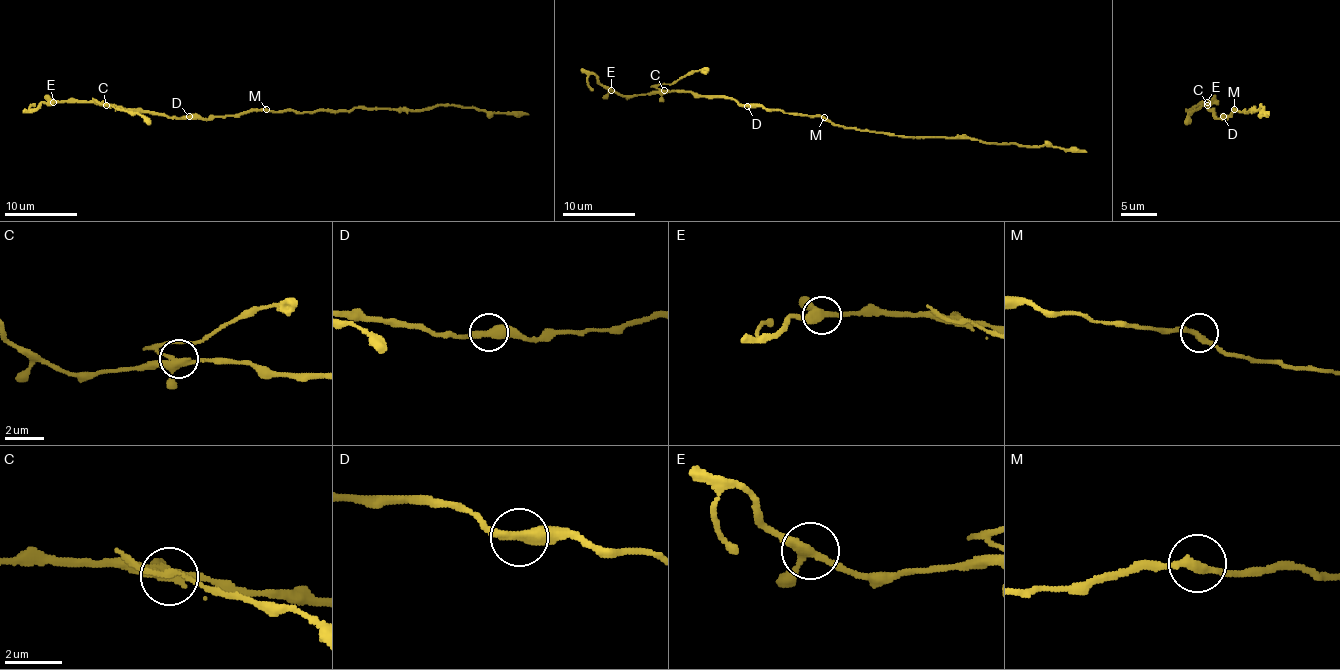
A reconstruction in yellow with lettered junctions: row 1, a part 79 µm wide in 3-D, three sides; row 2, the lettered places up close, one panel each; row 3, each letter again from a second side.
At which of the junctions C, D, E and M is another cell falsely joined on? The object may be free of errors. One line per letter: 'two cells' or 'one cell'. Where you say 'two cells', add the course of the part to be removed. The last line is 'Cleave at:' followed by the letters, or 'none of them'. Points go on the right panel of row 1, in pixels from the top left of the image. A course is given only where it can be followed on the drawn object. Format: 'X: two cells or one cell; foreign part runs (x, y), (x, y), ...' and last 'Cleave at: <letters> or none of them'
C: two cells; foreign part runs (1207, 105), (1203, 104), (1189, 113), (1185, 124)
D: one cell
E: one cell
M: one cell
Cleave at: C

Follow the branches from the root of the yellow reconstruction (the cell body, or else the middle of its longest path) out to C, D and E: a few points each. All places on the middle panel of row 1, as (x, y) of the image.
C: (823, 119), (783, 113), (761, 106), (739, 106), (732, 99), (723, 97), (663, 90)
D: (823, 119), (747, 106)
E: (823, 119), (783, 113), (761, 106), (739, 106), (732, 99), (689, 91), (618, 95), (611, 90)

